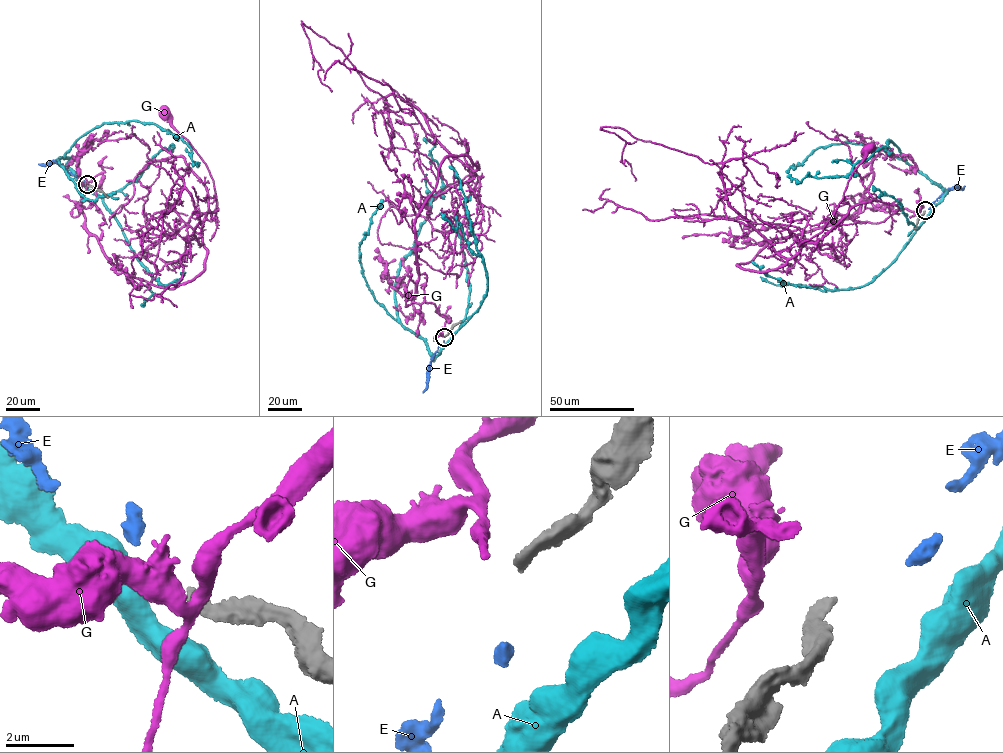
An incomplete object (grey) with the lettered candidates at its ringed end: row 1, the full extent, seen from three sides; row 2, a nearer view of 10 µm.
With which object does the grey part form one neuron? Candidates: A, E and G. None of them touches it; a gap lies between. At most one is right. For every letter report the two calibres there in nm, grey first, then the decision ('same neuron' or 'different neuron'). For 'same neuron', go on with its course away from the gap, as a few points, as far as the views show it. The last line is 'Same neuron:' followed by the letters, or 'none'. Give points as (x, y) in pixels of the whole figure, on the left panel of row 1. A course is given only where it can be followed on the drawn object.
A: 240/700 nm | different neuron
E: 240/440 nm | same neuron | via (84, 182), (55, 161), (38, 164)
G: 240/480 nm | different neuron
Same neuron: E

